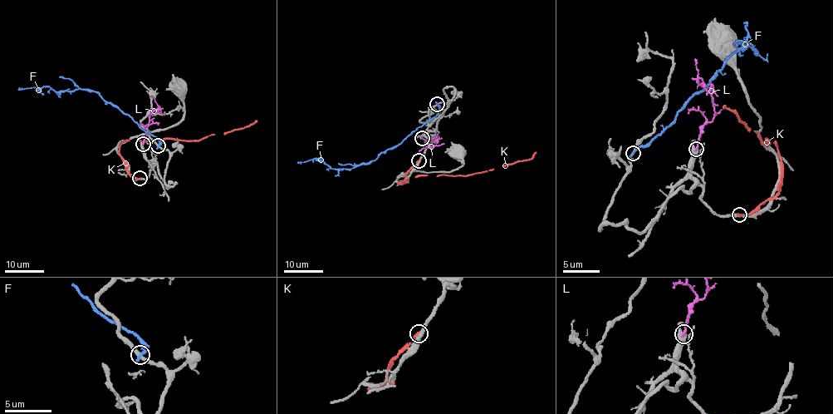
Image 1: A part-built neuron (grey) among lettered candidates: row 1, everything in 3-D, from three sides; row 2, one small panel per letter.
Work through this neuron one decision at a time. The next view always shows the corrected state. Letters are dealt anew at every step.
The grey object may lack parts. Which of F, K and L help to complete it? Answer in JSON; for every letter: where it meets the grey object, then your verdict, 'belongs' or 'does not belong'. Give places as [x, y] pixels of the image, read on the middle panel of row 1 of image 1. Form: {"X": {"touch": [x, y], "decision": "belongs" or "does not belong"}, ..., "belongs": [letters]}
{"F": {"touch": [437, 104], "decision": "does not belong"}, "K": {"touch": [418, 160], "decision": "does not belong"}, "L": {"touch": [422, 138], "decision": "does not belong"}, "belongs": []}

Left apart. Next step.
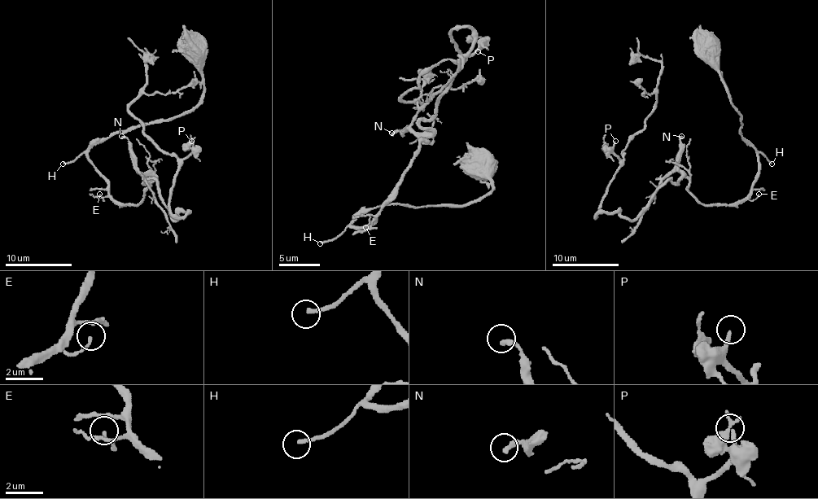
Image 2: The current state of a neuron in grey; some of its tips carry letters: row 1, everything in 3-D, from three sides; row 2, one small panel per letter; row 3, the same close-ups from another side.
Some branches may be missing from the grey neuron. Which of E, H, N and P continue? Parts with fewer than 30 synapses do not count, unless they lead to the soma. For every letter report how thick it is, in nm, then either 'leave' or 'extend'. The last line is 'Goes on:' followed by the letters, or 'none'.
E: 140 nm | leave
H: 190 nm | leave
N: 260 nm | extend
P: 180 nm | extend
Goes on: N, P

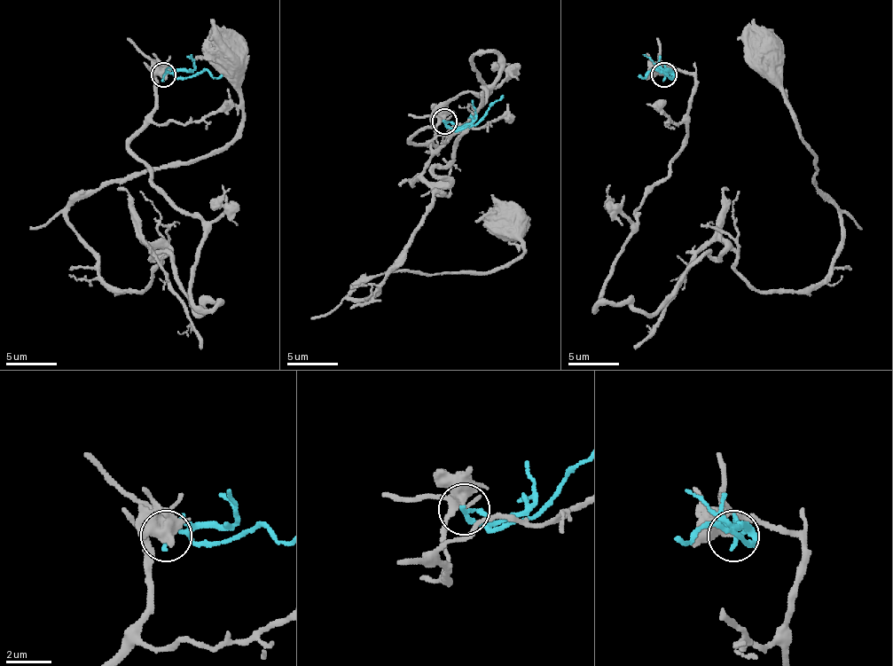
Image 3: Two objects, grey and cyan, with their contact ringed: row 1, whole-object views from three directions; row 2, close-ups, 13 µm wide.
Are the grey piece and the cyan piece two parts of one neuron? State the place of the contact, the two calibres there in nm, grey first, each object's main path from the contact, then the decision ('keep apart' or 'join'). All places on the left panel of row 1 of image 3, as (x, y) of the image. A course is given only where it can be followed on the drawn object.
at (163, 74); 400 nm thick on the grey side, 240 nm on the other; grey runs (163, 75), (128, 149), (211, 310), (140, 239), (113, 290), (67, 209), (216, 153), (229, 52); cyan runs (163, 75), (191, 70), (222, 75); keep apart

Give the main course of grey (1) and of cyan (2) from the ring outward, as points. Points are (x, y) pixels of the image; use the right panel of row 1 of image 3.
1: (665, 75), (683, 149), (594, 310), (654, 313), (718, 239), (758, 290), (829, 272), (763, 52)
2: (665, 75), (669, 73), (668, 70), (637, 75)

